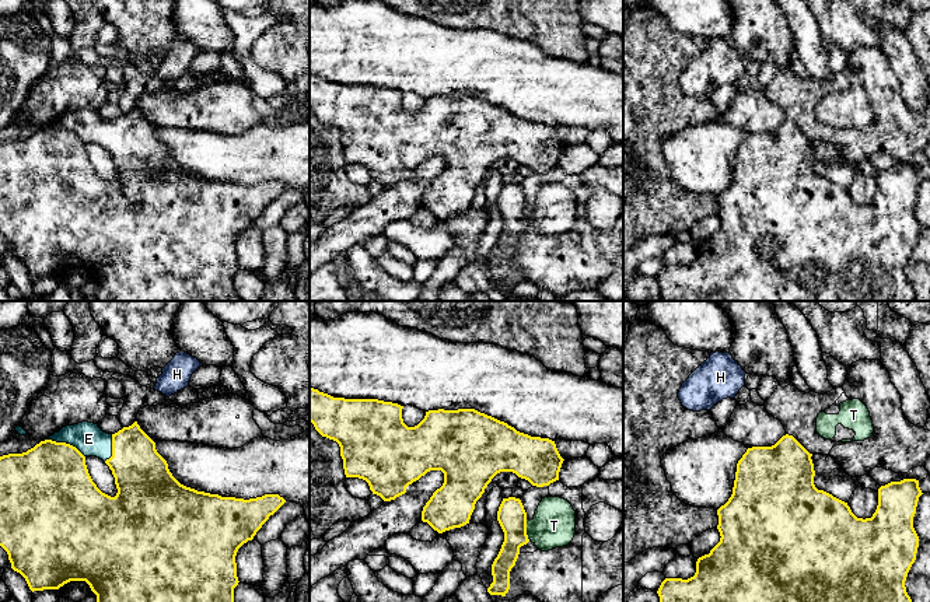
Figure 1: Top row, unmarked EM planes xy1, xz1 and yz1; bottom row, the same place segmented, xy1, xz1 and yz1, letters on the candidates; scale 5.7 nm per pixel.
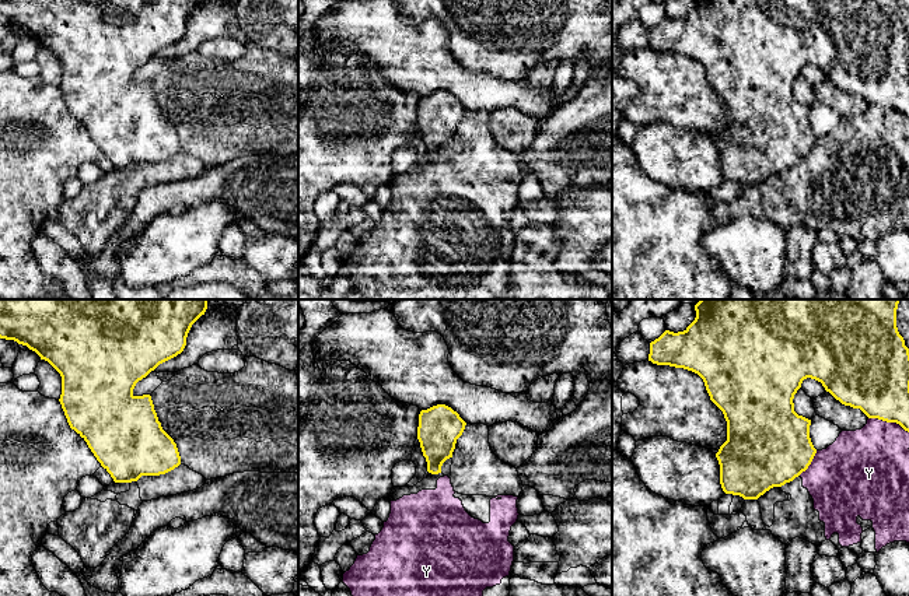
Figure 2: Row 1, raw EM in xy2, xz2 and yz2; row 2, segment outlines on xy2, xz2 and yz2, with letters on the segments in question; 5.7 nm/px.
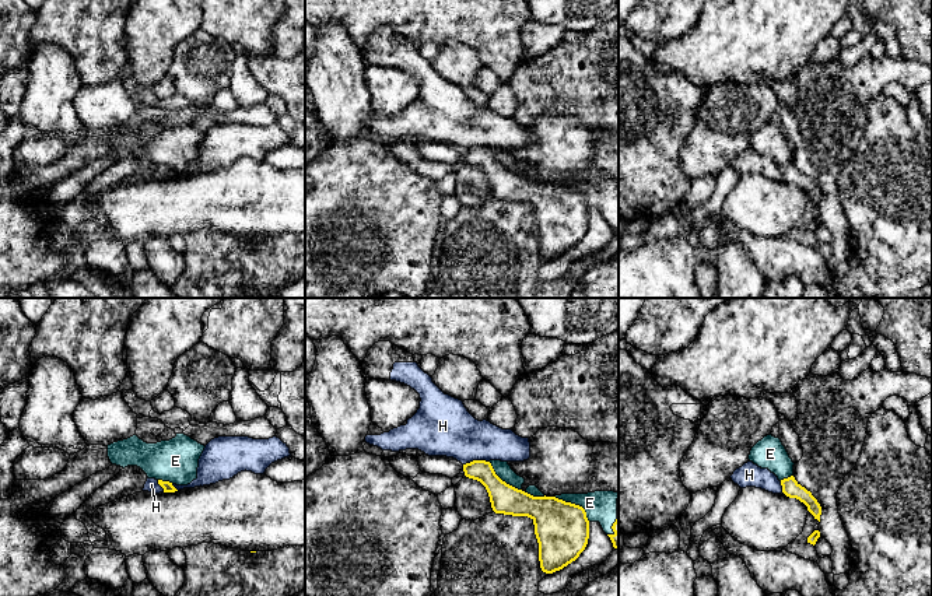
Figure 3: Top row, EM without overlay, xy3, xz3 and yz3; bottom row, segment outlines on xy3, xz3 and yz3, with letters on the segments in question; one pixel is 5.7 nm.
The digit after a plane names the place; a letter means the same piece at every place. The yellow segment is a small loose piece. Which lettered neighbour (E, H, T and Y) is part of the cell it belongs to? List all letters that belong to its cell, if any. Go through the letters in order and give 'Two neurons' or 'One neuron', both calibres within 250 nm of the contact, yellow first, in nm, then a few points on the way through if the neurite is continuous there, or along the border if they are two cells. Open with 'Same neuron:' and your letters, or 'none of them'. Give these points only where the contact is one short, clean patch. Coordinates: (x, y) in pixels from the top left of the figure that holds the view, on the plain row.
Same neuron: E, T
E: One neuron. Thickness 300 nm (yellow) against 180 nm
H: Two neurons. Thickness 140 nm (yellow) against 320 nm
T: One neuron. Thickness 160 nm (yellow) against 260 nm. Path across: xz1 (511, 202), (525, 216), (549, 216), (553, 212)
Y: Two neurons. Thickness 380 nm (yellow) against 420 nm

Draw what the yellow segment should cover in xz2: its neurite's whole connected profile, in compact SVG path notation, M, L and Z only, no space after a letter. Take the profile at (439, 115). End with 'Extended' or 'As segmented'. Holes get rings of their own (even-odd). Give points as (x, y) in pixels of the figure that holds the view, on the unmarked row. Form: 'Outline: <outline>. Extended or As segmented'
Outline: M437 91L419 101L417 126L427 148L427 158L441 159L443 150L452 144L457 126L466 109L445 91Z. As segmented

